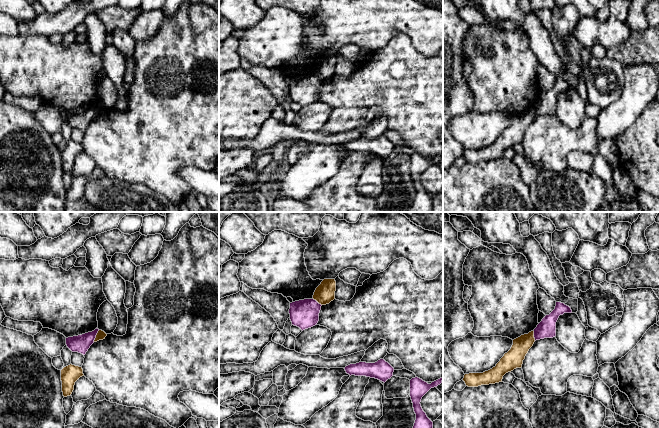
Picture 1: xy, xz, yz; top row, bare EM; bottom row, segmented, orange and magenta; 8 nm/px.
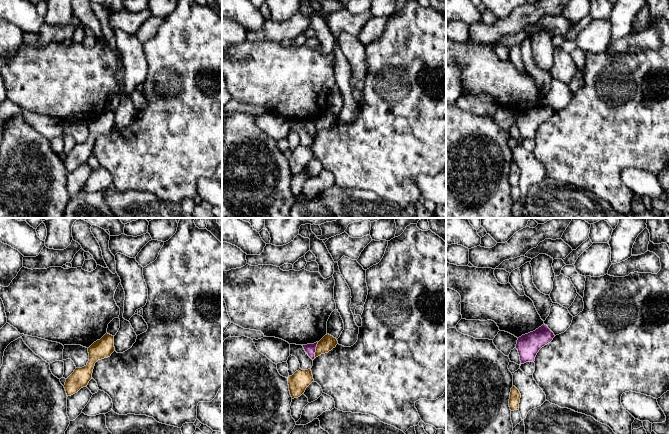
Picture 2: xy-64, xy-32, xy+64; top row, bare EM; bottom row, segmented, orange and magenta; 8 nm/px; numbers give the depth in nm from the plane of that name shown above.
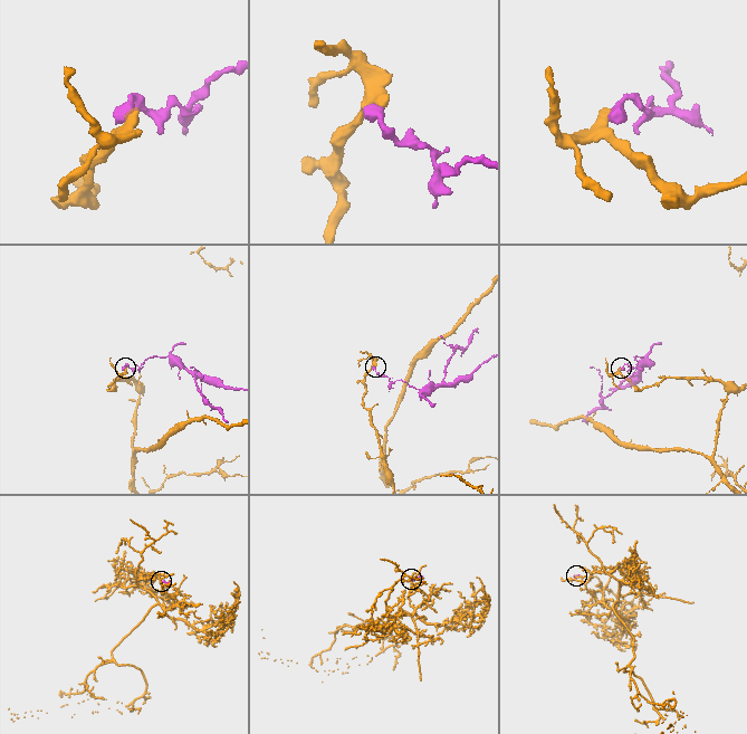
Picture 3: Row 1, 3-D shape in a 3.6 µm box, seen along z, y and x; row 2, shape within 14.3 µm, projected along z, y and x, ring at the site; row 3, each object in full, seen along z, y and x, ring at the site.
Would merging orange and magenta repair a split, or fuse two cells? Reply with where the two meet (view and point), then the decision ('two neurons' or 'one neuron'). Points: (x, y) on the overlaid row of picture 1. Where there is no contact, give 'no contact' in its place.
contact xy (96, 336); two neurons

